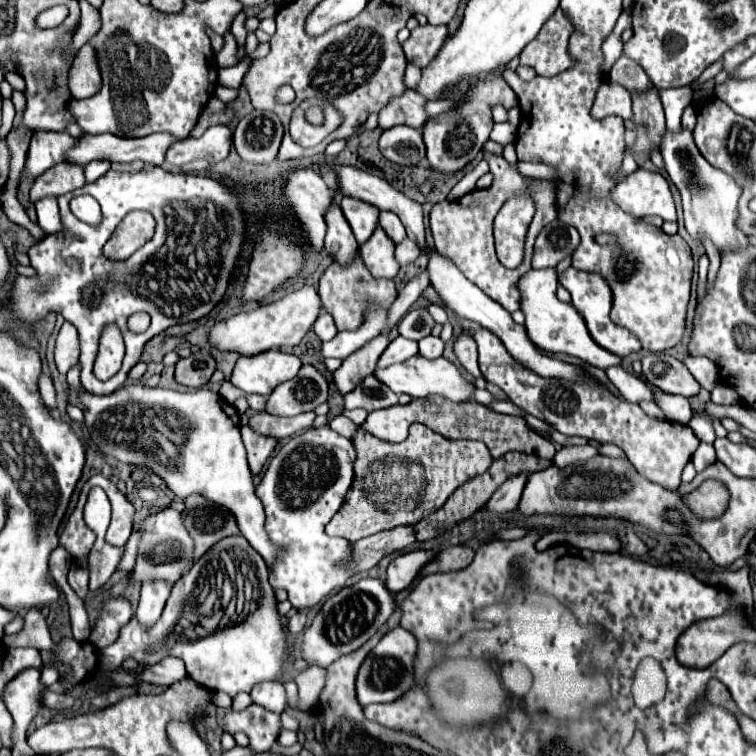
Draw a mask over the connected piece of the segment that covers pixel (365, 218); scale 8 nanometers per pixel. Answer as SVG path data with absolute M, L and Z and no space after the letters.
M343 197L341 209L353 229L357 243L363 245L371 237L373 229L379 225L379 209L375 205L369 205L365 201L357 201L353 197Z

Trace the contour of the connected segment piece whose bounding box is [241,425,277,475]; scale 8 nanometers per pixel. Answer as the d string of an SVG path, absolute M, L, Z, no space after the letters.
M241 427L241 435L243 435L243 443L247 449L247 459L249 459L249 467L253 471L253 475L257 475L261 471L261 467L265 465L265 461L269 459L269 455L273 453L277 439L273 437L265 437L261 433L253 433L247 427Z

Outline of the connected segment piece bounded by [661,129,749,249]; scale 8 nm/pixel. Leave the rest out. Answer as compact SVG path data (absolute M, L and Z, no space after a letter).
M681 129L681 133L665 131L665 135L661 137L661 155L663 155L665 171L681 191L685 227L691 233L691 237L701 239L701 235L705 235L713 241L717 249L735 249L735 247L749 245L745 233L735 227L741 187L733 181L733 177L711 167L705 161L705 157L699 153L693 141L693 133L689 129Z

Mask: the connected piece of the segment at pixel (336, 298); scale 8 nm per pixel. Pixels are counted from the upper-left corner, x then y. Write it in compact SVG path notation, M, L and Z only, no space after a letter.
M357 255L349 267L339 267L337 263L329 265L329 269L323 273L323 277L319 281L319 297L321 297L323 309L333 315L337 329L349 331L349 329L361 327L361 321L365 317L365 309L369 307L369 301L373 301L375 305L389 307L395 301L397 291L395 291L395 283L391 279L371 277L371 273L365 269L361 257Z

